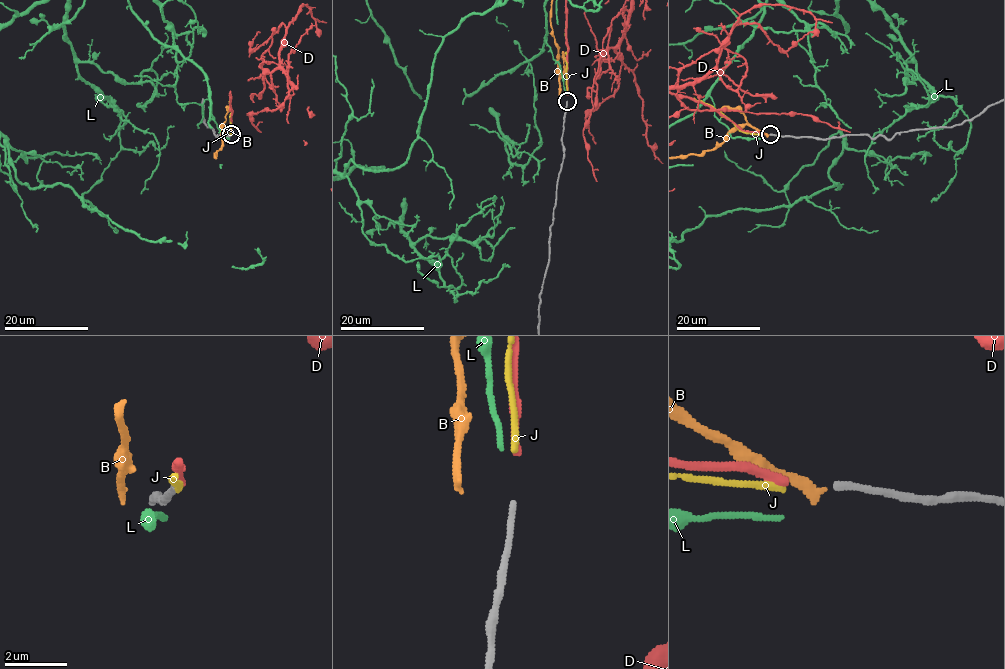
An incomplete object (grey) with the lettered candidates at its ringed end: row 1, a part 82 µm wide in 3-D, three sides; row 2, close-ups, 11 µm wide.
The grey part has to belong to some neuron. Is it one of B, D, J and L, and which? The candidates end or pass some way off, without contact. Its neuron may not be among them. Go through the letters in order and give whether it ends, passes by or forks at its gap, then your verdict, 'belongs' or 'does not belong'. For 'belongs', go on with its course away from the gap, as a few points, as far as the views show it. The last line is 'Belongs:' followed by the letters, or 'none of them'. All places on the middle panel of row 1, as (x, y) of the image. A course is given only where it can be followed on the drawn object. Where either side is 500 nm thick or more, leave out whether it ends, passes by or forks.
B: it ends; does not belong
D: it ends; does not belong
J: it ends; belongs
L: it ends; does not belong
Belongs: J

